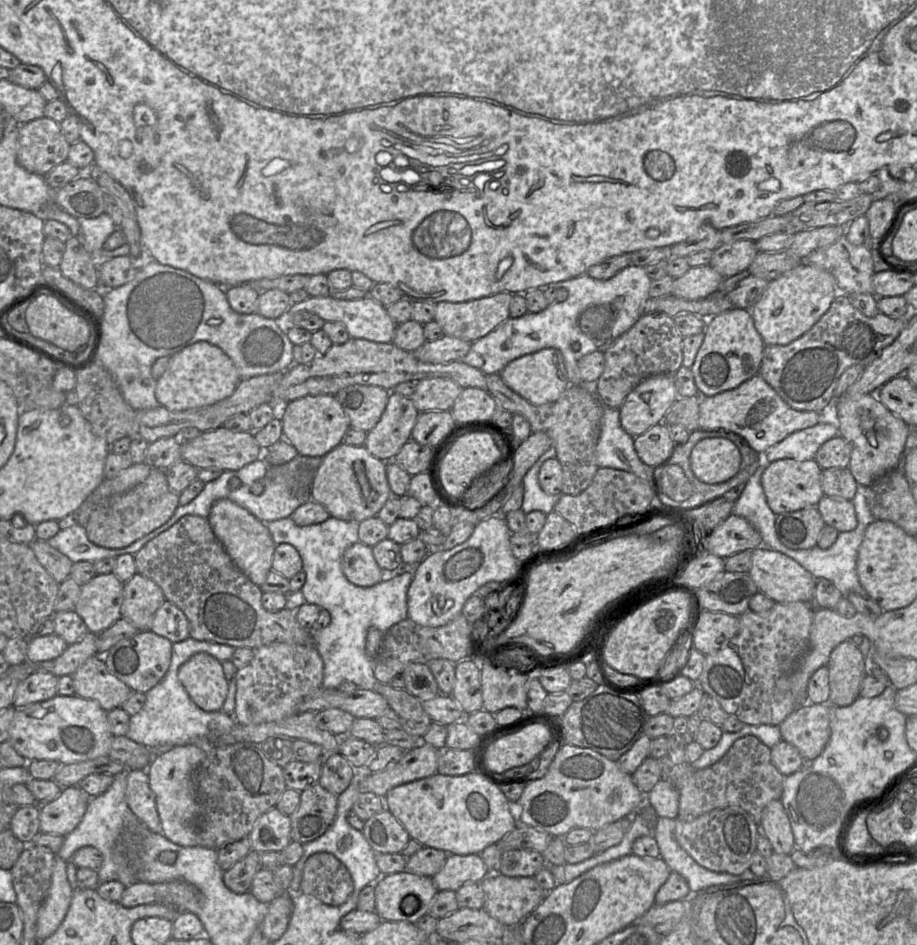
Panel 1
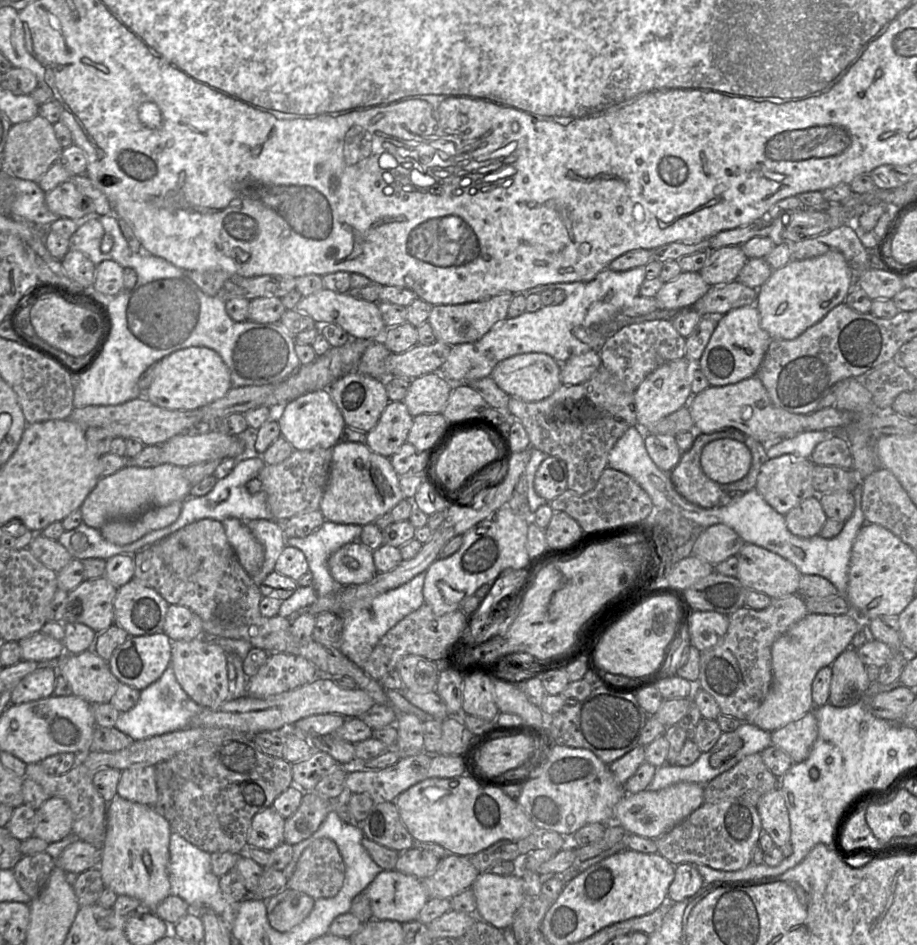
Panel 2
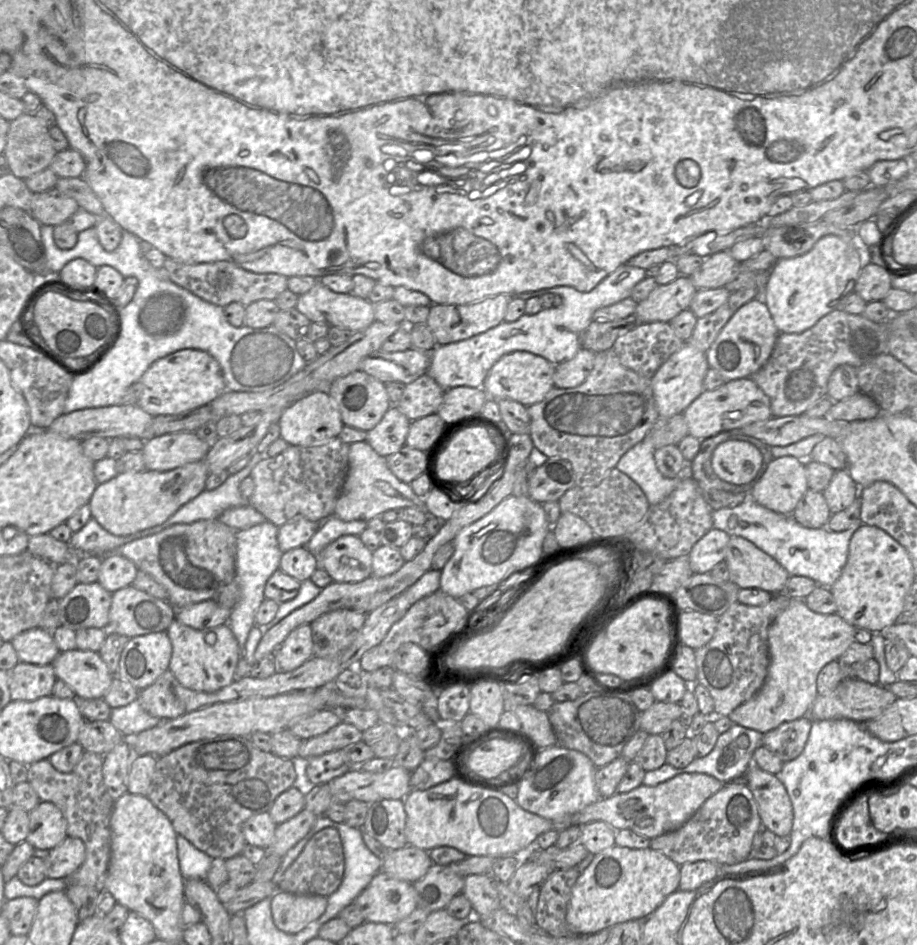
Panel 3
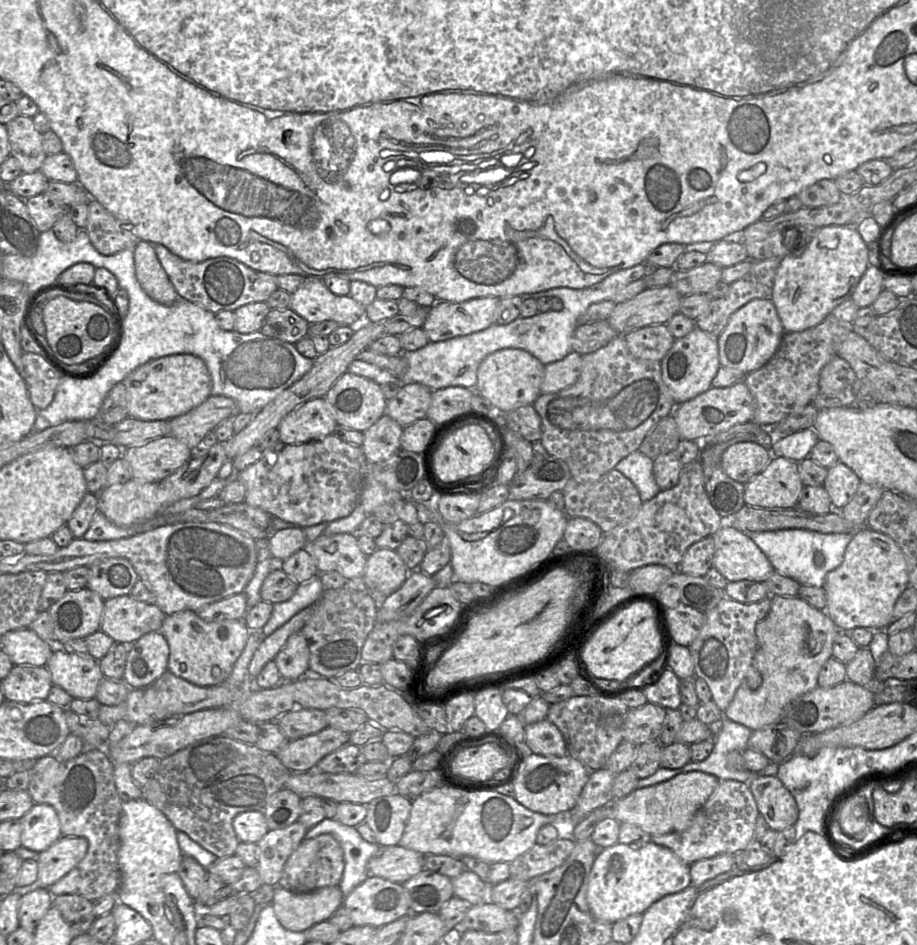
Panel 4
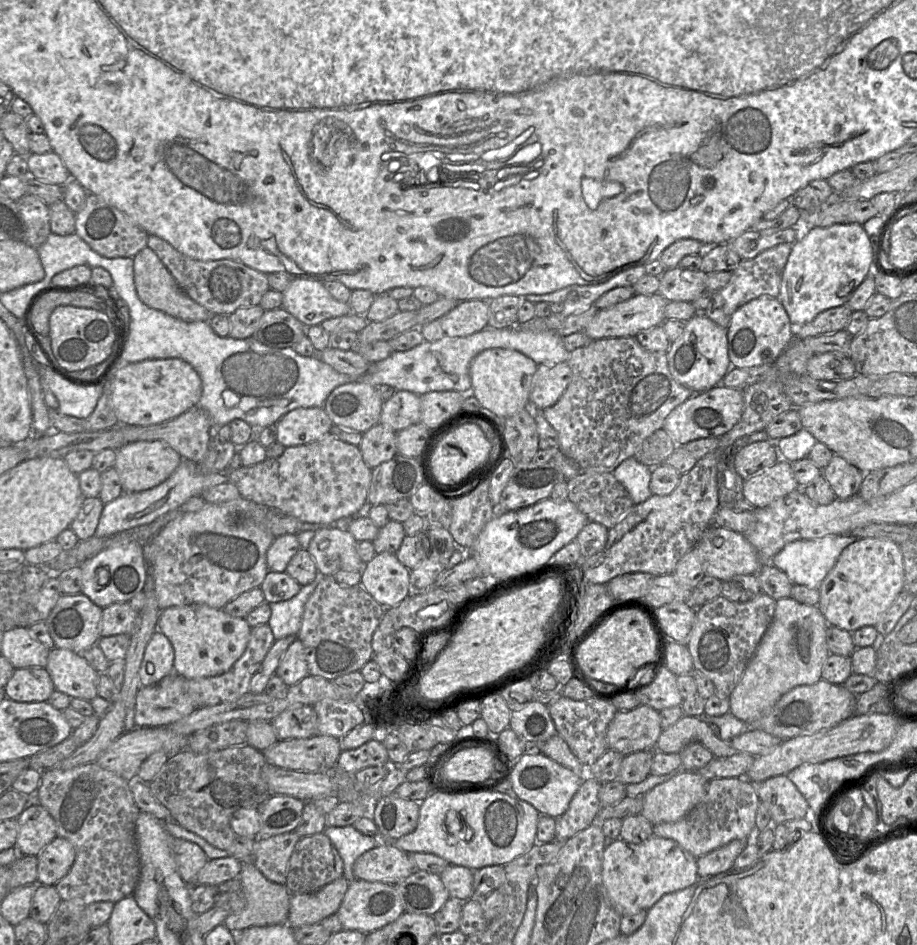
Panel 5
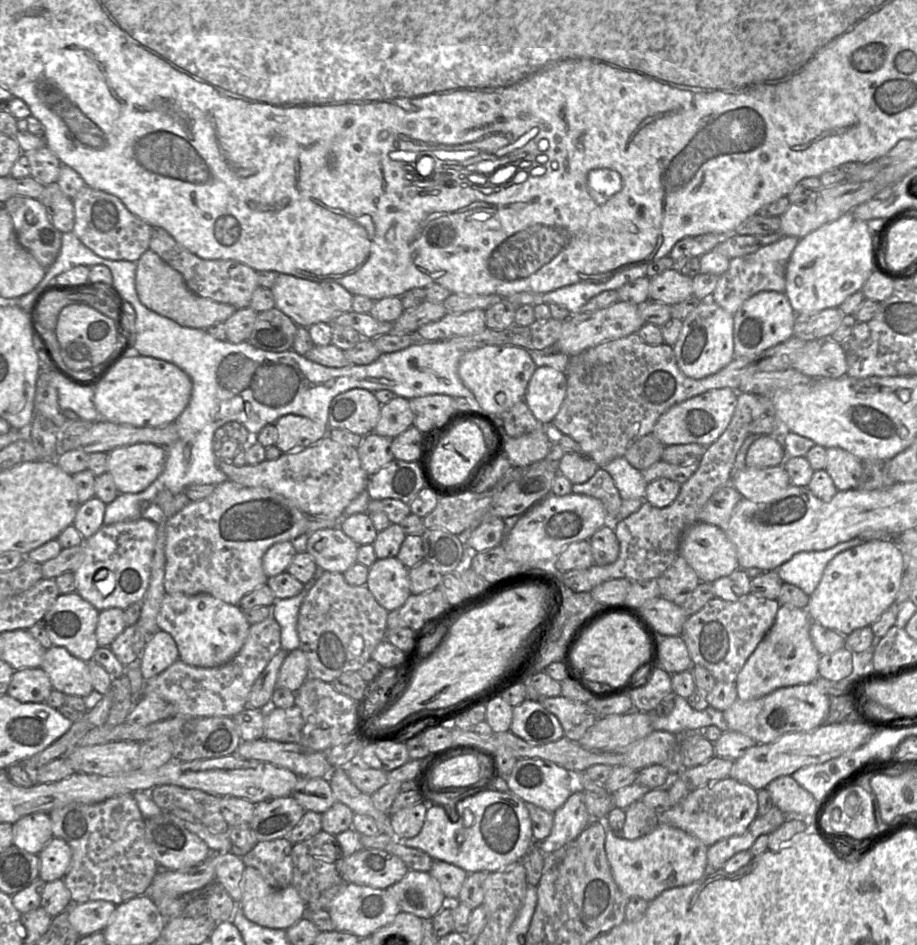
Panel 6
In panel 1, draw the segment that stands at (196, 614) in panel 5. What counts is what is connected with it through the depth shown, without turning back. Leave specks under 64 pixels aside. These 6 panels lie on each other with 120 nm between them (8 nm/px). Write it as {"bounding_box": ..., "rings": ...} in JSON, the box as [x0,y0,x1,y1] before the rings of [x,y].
{"bounding_box":[178,653,228,712],"rings":[[[197,653],[178,670],[178,679],[190,699],[206,712],[221,711],[228,685],[221,662],[207,653]]]}

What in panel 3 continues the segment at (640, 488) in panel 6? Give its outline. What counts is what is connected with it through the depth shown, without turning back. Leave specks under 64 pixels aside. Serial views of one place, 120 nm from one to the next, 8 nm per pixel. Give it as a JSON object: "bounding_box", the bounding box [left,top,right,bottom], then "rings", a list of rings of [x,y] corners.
{"bounding_box":[615,441,678,505],"rings":[[[641,441],[630,448],[615,466],[642,489],[650,505],[662,502],[678,485],[678,478],[667,478],[657,469],[654,451],[652,444]]]}

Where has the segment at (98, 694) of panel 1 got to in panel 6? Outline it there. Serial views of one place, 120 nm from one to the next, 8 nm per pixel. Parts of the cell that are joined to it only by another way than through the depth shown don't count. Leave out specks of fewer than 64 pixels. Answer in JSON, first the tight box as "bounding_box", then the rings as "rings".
{"bounding_box":[41,645,93,697],"rings":[[[52,645],[46,649],[41,668],[47,673],[52,687],[65,695],[87,697],[93,690],[89,663],[73,656],[66,648]]]}

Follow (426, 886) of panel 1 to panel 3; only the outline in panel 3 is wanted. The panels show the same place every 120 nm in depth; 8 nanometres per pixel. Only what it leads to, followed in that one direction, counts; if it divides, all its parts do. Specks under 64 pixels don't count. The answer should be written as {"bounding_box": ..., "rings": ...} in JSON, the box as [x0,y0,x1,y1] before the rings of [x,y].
{"bounding_box":[354,870,416,926],"rings":[[[380,870],[354,900],[365,921],[394,926],[416,907],[413,883],[395,879]]]}

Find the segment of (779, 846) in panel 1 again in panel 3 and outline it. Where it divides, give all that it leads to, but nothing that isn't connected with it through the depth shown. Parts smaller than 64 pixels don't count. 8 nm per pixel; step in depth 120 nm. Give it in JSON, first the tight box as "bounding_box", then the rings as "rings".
{"bounding_box":[744,763,793,837],"rings":[[[751,763],[744,775],[744,781],[757,803],[762,827],[778,837],[790,835],[793,824],[792,804],[777,776]]]}

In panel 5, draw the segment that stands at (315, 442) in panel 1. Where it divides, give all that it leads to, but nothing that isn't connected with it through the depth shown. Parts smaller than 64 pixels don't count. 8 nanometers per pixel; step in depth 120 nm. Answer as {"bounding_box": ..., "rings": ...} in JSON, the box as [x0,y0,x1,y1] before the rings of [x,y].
{"bounding_box":[277,407,333,447],"rings":[[[323,407],[297,408],[277,423],[277,442],[284,447],[309,444],[330,433],[333,423]]]}

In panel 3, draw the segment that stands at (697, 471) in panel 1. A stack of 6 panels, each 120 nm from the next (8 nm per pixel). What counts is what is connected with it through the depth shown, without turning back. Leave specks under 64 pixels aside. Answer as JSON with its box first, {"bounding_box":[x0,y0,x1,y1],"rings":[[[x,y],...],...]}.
{"bounding_box":[711,440,763,485],"rings":[[[728,440],[716,447],[711,462],[721,480],[734,485],[745,485],[752,482],[759,473],[763,456],[750,442]]]}

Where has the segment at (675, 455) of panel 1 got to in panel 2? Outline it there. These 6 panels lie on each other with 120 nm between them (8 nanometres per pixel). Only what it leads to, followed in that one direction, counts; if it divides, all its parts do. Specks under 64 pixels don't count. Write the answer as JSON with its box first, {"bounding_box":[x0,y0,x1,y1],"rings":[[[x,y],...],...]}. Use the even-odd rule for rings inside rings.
{"bounding_box":[670,429,768,508],"rings":[[[723,429],[711,434],[696,433],[695,441],[691,449],[682,454],[682,457],[677,466],[670,472],[671,481],[677,492],[684,497],[688,502],[697,505],[701,508],[714,508],[727,506],[739,500],[746,492],[756,487],[758,475],[762,465],[768,460],[767,447],[763,443],[745,435],[738,429]],[[718,439],[735,439],[745,443],[752,454],[752,462],[749,472],[740,480],[729,483],[719,484],[711,480],[703,472],[700,464],[701,453],[705,445]]]}

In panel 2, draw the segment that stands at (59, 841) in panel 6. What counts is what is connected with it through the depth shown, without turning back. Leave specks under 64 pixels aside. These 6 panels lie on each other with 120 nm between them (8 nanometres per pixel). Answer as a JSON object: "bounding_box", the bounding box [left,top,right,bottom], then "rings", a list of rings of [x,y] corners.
{"bounding_box":[55,839,101,875],"rings":[[[79,839],[67,846],[55,859],[55,866],[65,872],[73,872],[78,875],[88,869],[98,867],[100,854],[101,849]]]}

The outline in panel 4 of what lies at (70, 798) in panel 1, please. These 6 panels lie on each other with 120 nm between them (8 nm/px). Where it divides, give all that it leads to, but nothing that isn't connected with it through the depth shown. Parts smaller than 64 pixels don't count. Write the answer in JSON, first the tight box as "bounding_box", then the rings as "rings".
{"bounding_box":[20,803,62,853],"rings":[[[34,803],[20,821],[21,846],[37,853],[49,848],[62,836],[58,815],[48,804]]]}

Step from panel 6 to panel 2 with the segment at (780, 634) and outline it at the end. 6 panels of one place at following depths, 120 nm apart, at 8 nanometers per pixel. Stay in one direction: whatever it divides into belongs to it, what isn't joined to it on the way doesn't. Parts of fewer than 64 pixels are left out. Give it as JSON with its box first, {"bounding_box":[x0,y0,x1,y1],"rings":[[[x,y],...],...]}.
{"bounding_box":[748,613,862,733],"rings":[[[808,613],[791,626],[771,647],[771,685],[762,704],[753,712],[753,718],[748,722],[772,733],[813,711],[812,682],[817,672],[823,667],[831,666],[842,652],[850,648],[853,636],[861,628],[862,621],[853,613]]]}

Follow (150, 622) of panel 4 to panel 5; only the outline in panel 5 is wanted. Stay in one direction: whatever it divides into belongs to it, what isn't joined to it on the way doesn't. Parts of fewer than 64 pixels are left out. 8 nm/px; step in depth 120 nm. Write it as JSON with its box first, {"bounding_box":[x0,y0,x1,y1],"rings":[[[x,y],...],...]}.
{"bounding_box":[101,602,139,637],"rings":[[[129,602],[114,603],[103,608],[101,637],[131,635],[138,626],[138,618],[139,613],[132,609]]]}

